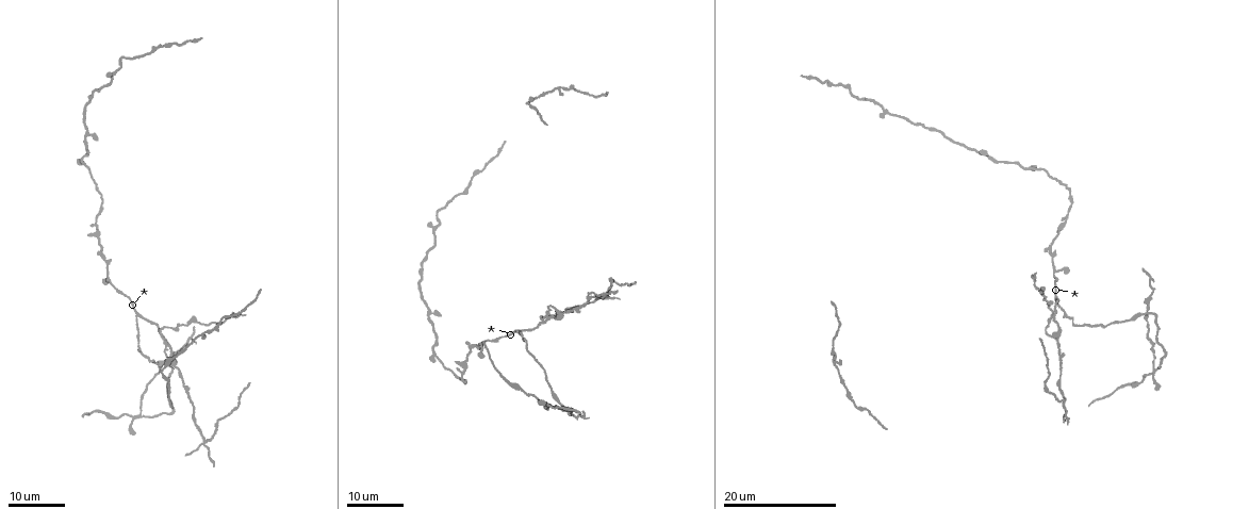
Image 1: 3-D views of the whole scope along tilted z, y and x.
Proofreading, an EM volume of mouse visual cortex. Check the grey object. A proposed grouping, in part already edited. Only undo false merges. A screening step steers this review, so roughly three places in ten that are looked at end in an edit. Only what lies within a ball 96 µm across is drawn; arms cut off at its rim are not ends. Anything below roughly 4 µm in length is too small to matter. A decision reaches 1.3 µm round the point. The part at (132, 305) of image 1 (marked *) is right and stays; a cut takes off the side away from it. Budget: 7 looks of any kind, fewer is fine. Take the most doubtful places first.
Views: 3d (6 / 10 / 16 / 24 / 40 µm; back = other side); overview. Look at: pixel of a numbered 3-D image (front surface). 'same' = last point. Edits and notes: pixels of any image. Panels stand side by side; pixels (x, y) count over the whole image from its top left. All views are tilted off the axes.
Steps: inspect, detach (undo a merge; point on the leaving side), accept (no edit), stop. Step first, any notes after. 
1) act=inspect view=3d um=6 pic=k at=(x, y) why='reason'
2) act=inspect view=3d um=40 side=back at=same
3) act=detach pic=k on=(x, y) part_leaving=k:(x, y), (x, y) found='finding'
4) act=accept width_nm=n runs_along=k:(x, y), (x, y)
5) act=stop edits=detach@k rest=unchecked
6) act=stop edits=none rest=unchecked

act=inspect view=3d um=24 pic=1 at=(1063, 401) why='four or more arms meet'

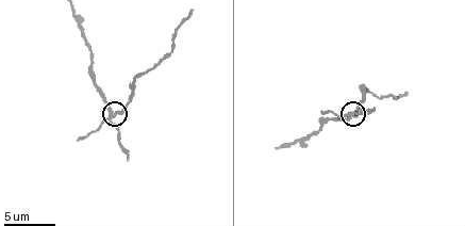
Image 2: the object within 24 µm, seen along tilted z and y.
act=inspect view=3d um=10 pic=2 at=(116, 115)

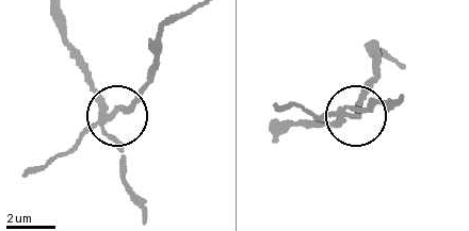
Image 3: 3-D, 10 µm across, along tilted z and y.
act=detach pic=3 on=(76, 143) arms=4 part_leaving=3:(106, 120), (128, 106), (146, 79), (162, 29), (190, 14) found='two neurons meet here'

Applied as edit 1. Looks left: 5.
act=inspect view=3d um=16 pic=1 at=(139, 315) why='side arm on a straight run'

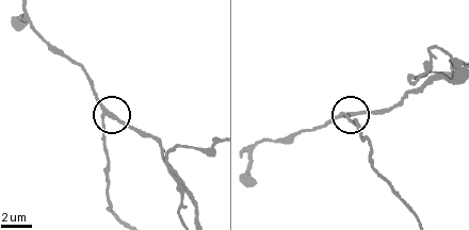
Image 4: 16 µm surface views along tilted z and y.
act=inspect view=3d um=10 pic=4 at=(106, 115)

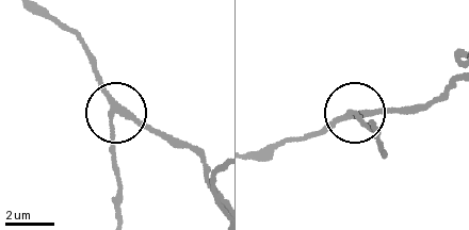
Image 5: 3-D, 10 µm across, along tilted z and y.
act=detach pic=5 on=(112, 143) arms=3 part_leaving=5:(113, 109), (115, 212) found='two neurons meet here'

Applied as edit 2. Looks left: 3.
act=inspect view=overview

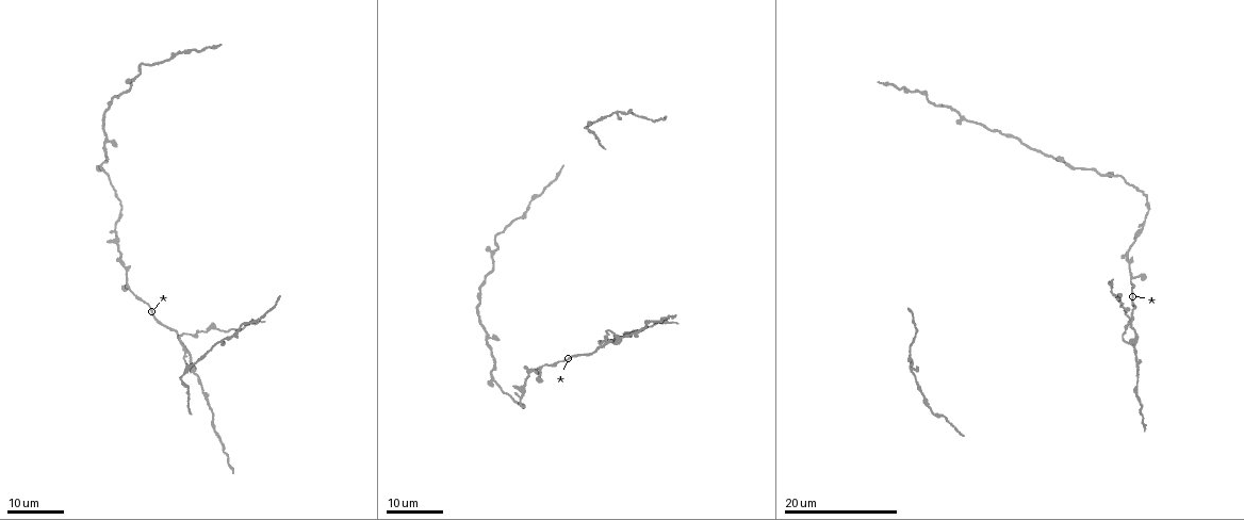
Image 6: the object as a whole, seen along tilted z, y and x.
act=inspect view=3d um=16 pic=6 at=(1131, 264) why='three arms meet'

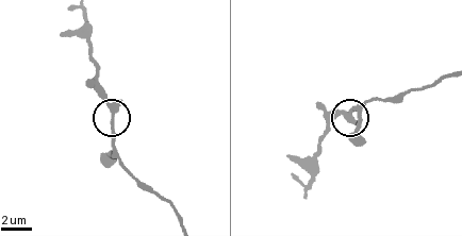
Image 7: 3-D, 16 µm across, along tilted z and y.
act=inspect view=3d um=10 pic=7 at=(113, 120) why='zoom in'

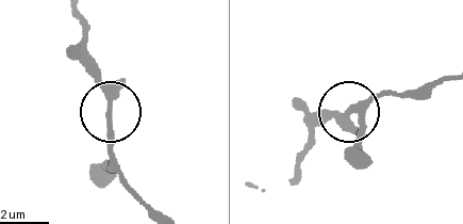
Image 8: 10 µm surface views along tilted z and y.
act=accept arms=3 runs_along=8:(156, 212), (114, 156), (110, 97), (86, 37) found='continuous, no second neuron'

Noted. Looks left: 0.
act=stop edits=detach@3,detach@5 rest=unchecked

